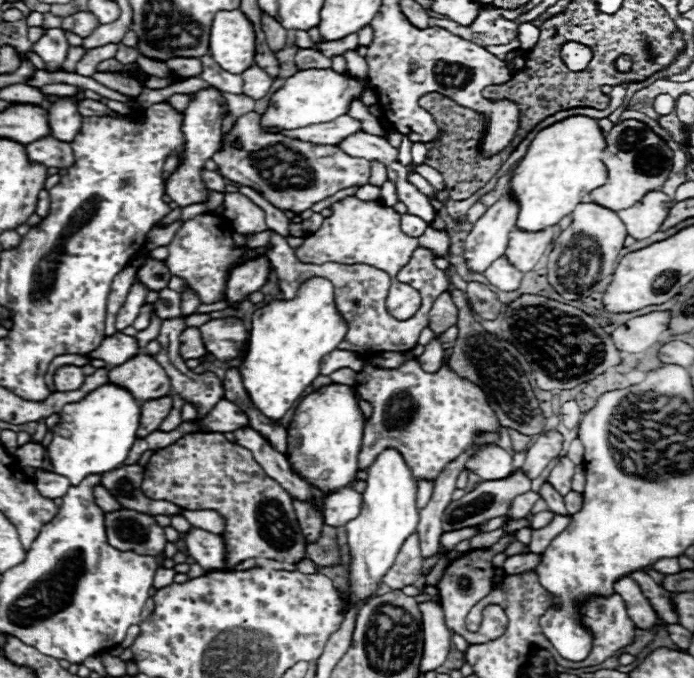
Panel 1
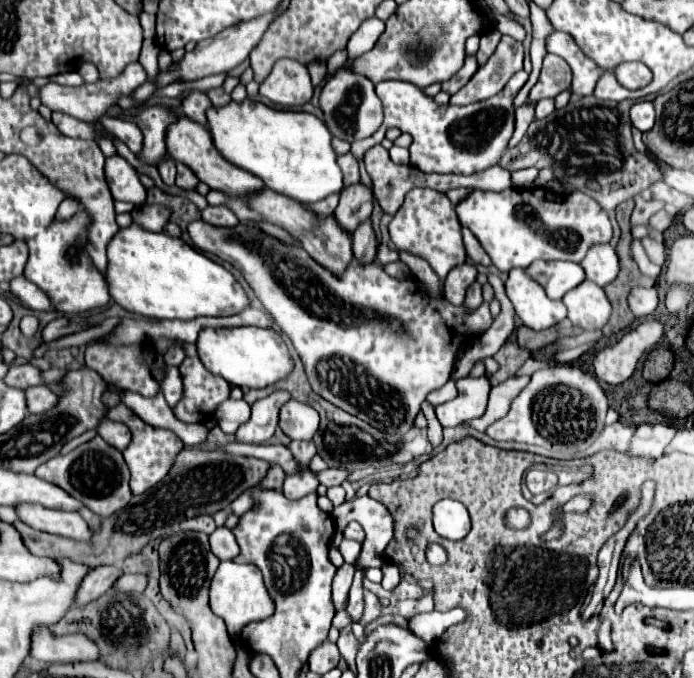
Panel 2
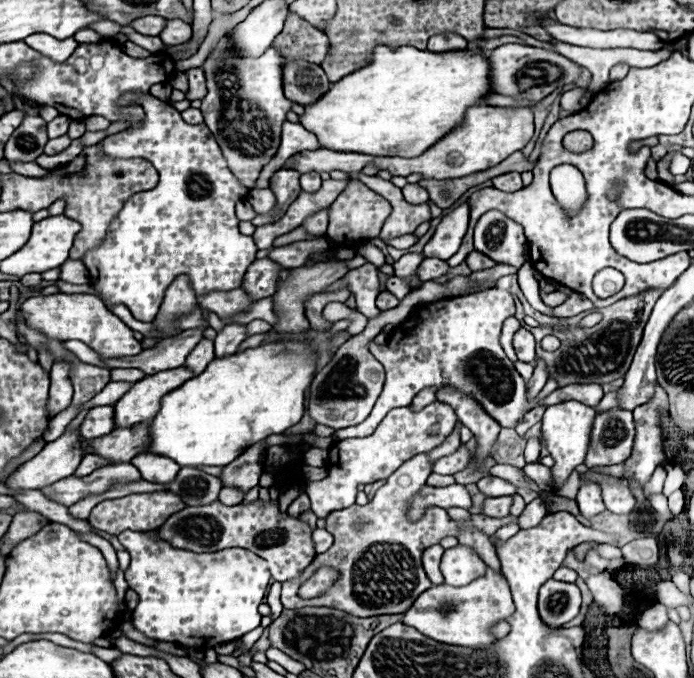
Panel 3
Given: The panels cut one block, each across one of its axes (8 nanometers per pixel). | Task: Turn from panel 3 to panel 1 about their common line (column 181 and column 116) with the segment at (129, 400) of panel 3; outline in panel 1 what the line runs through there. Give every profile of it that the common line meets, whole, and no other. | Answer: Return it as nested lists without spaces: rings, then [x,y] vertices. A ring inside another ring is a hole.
[[[138,354],[108,372],[108,382],[128,390],[136,400],[156,400],[170,394],[170,378],[154,356]]]

